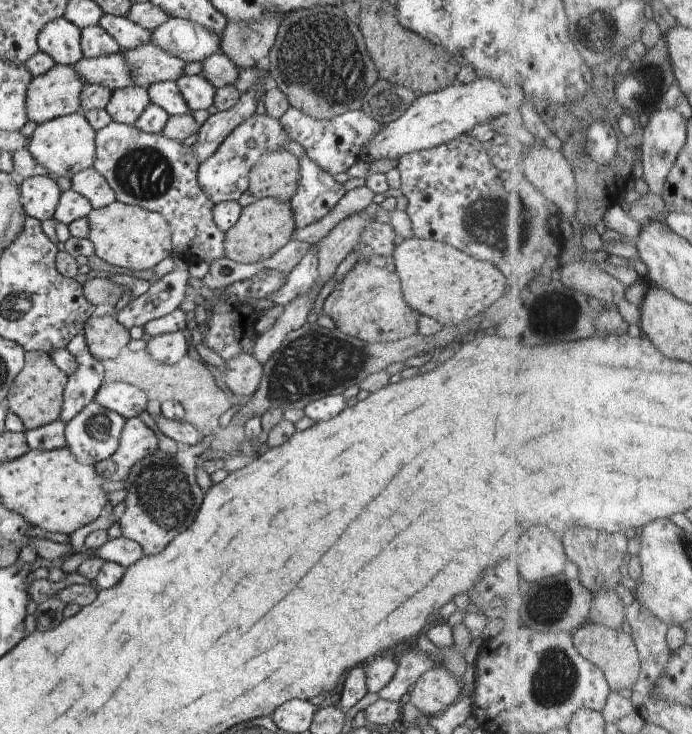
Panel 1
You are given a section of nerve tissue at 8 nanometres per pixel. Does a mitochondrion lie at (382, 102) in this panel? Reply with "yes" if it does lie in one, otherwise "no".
yes

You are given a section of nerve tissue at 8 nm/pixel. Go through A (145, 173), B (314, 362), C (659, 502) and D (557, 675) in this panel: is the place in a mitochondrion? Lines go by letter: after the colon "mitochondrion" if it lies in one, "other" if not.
A: mitochondrion
B: mitochondrion
C: other
D: mitochondrion

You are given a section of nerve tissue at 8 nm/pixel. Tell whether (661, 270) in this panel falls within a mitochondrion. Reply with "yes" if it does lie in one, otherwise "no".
no

